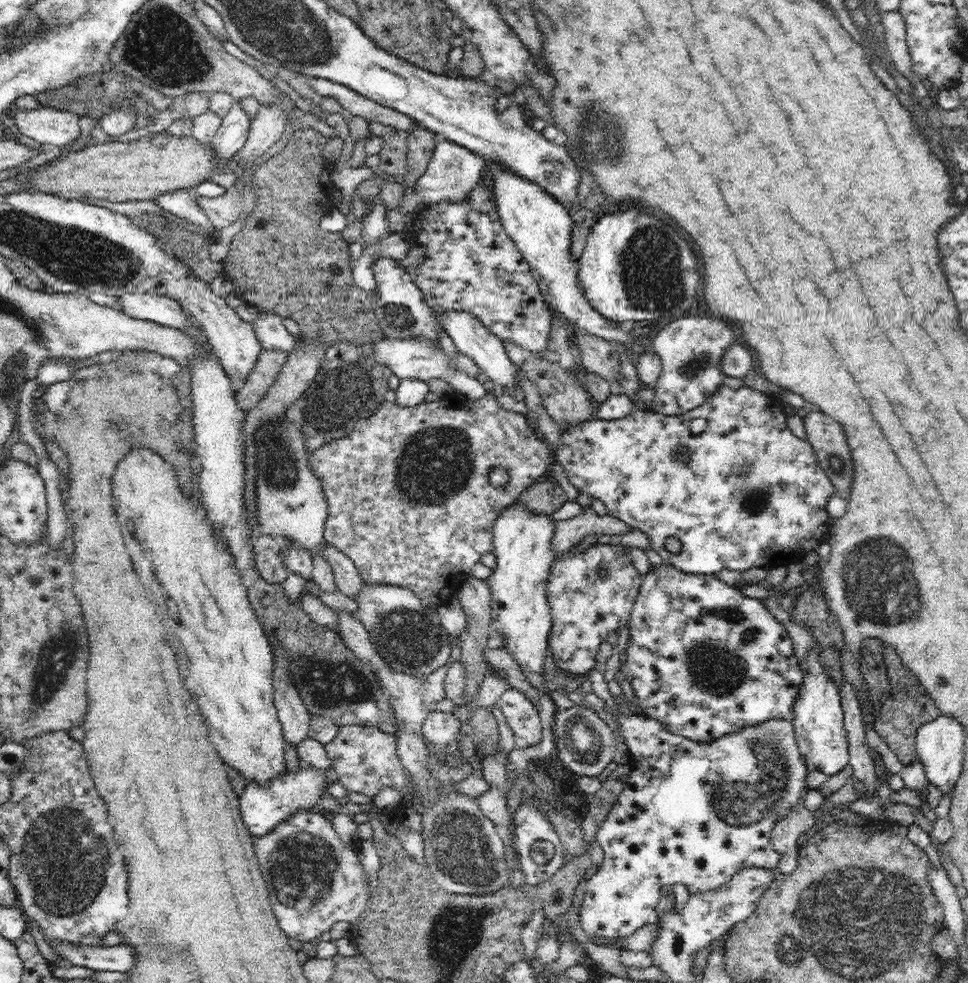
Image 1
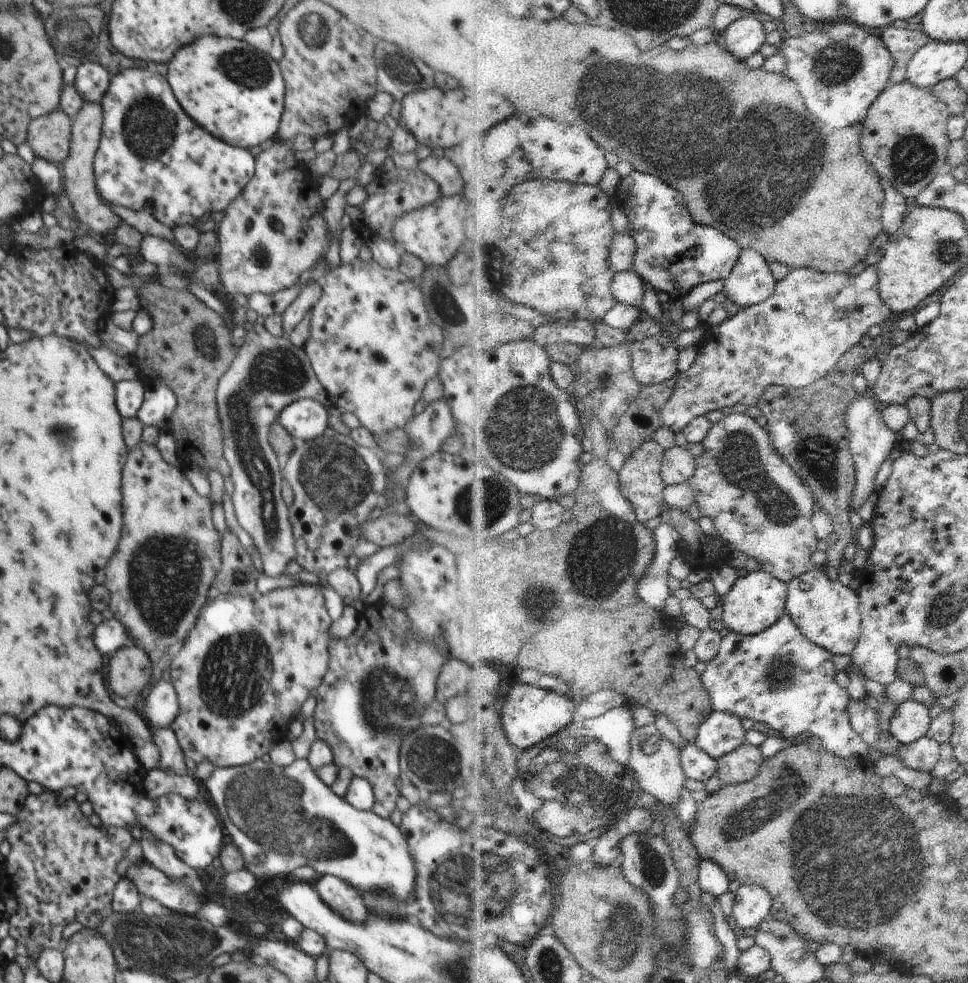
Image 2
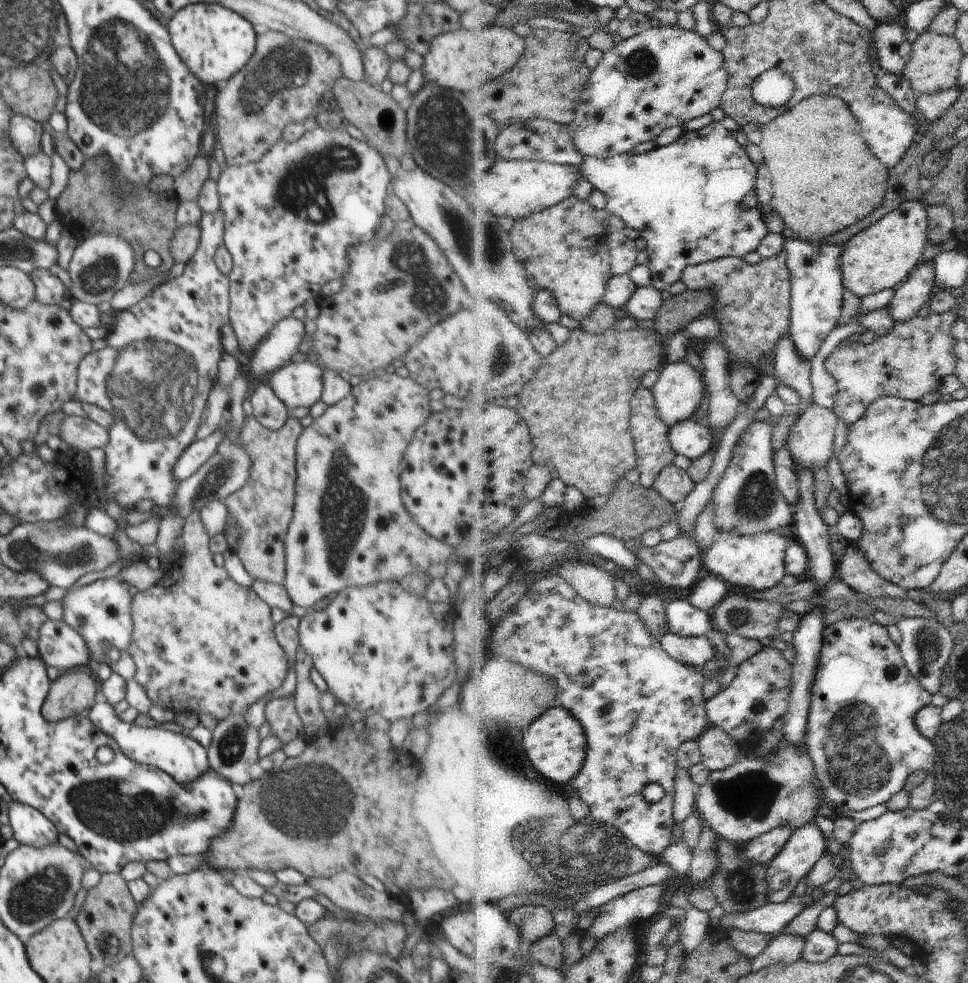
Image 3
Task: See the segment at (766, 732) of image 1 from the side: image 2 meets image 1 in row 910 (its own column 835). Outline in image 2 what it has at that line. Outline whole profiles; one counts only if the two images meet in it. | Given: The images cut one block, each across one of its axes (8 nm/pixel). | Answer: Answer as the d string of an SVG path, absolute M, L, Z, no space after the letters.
M817 566L791 583L787 614L818 644L834 654L850 654L858 648L863 638L864 615L862 597L858 590L844 586L840 579L832 580L826 567Z

